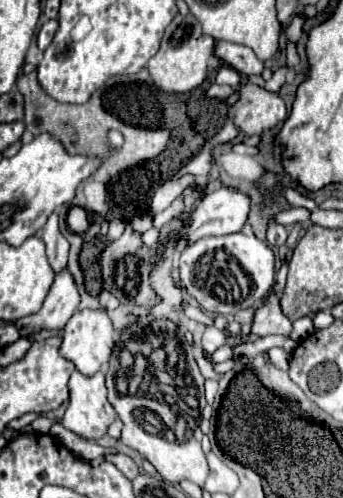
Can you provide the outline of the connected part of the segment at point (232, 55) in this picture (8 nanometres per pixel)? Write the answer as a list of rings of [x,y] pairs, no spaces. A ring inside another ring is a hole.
[[[217,42],[215,46],[215,56],[229,66],[233,66],[237,72],[251,76],[251,74],[261,74],[263,72],[263,62],[255,56],[255,52],[247,46],[239,46],[233,42]]]

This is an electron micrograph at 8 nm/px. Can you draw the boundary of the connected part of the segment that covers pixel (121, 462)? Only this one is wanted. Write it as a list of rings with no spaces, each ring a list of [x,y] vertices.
[[[117,454],[117,456],[107,456],[107,460],[113,462],[129,480],[133,480],[133,478],[139,476],[139,466],[135,464],[133,458],[129,458],[125,454]]]

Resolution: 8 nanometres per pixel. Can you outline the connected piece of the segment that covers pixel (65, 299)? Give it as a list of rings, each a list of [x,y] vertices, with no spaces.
[[[63,268],[61,272],[57,272],[55,282],[41,306],[41,310],[37,314],[25,316],[17,320],[17,328],[21,332],[33,332],[33,330],[41,330],[41,328],[63,328],[67,324],[67,320],[71,318],[71,314],[77,310],[79,306],[79,290],[77,284],[73,280],[73,276],[69,274],[67,268]]]

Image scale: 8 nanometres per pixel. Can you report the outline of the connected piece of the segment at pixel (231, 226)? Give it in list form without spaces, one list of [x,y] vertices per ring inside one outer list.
[[[223,186],[197,202],[193,214],[185,220],[179,236],[189,234],[191,242],[205,236],[225,236],[241,232],[251,208],[249,194]]]

